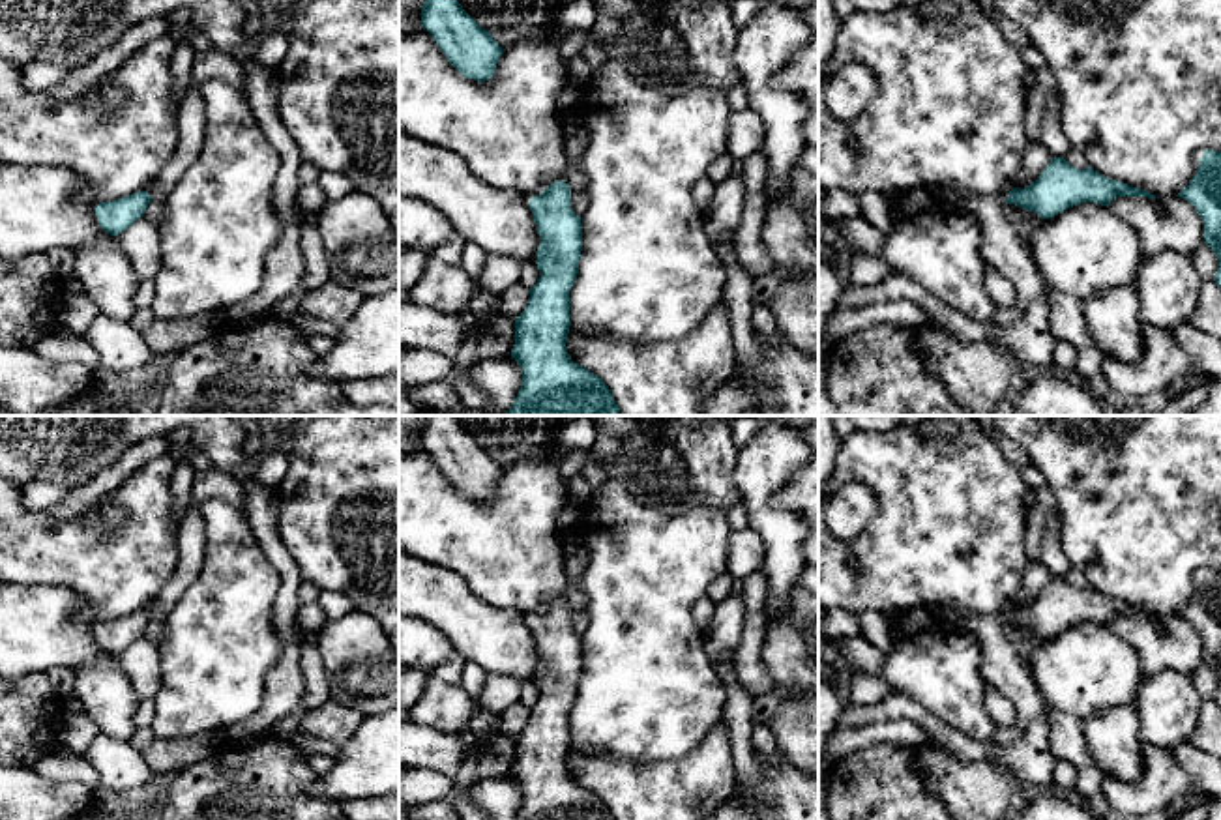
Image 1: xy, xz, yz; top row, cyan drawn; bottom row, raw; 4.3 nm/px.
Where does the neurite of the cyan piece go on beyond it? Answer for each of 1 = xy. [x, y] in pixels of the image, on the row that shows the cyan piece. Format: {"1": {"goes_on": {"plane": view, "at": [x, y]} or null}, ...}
{"1": {"goes_on": null}}

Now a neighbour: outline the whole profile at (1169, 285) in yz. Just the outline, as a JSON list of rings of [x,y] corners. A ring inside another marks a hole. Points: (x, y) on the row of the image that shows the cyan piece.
[[[1176,251],[1142,256],[1135,281],[1140,322],[1167,331],[1191,322],[1202,285],[1193,256]]]

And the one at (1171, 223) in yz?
[[[1172,195],[1165,198],[1116,197],[1107,206],[1140,242],[1142,256],[1176,251],[1193,256],[1204,243],[1204,223],[1195,206]]]

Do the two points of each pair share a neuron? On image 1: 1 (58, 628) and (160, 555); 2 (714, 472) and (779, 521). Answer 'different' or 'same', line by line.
1: different
2: different

